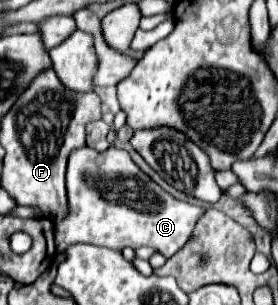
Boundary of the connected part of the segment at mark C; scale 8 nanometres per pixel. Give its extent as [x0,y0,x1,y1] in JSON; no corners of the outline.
[55,146,205,258]

